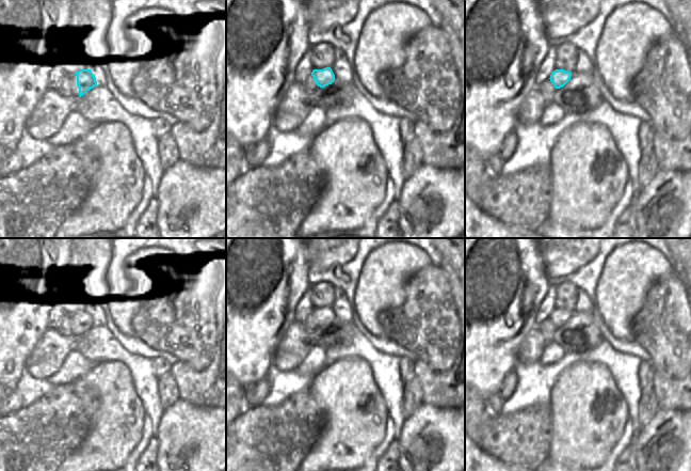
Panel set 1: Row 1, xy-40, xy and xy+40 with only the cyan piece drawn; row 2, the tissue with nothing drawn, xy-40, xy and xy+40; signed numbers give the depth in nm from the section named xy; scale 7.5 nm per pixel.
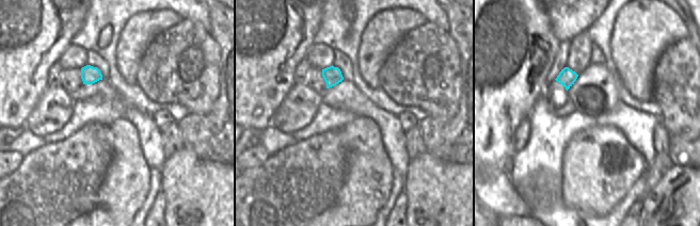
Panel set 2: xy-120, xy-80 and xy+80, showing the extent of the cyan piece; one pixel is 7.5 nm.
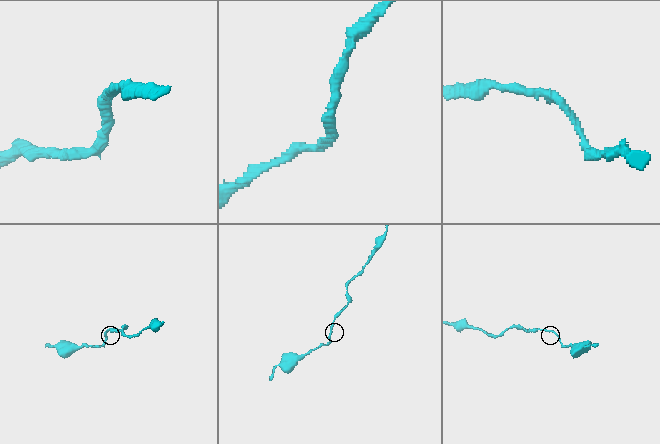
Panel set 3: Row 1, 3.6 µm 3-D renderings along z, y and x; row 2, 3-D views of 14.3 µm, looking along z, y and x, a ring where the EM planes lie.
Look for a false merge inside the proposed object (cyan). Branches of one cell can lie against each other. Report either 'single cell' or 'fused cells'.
single cell

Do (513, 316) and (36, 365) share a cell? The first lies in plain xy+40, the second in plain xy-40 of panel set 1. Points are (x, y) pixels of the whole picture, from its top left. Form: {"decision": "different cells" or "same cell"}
{"decision": "different cells"}

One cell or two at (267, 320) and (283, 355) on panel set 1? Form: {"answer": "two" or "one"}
{"answer": "two"}

